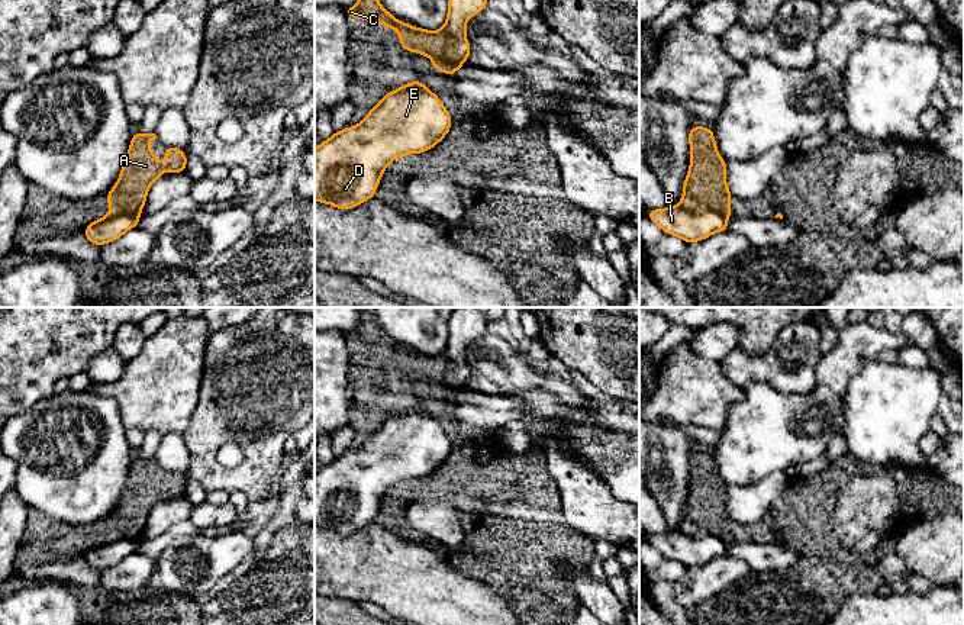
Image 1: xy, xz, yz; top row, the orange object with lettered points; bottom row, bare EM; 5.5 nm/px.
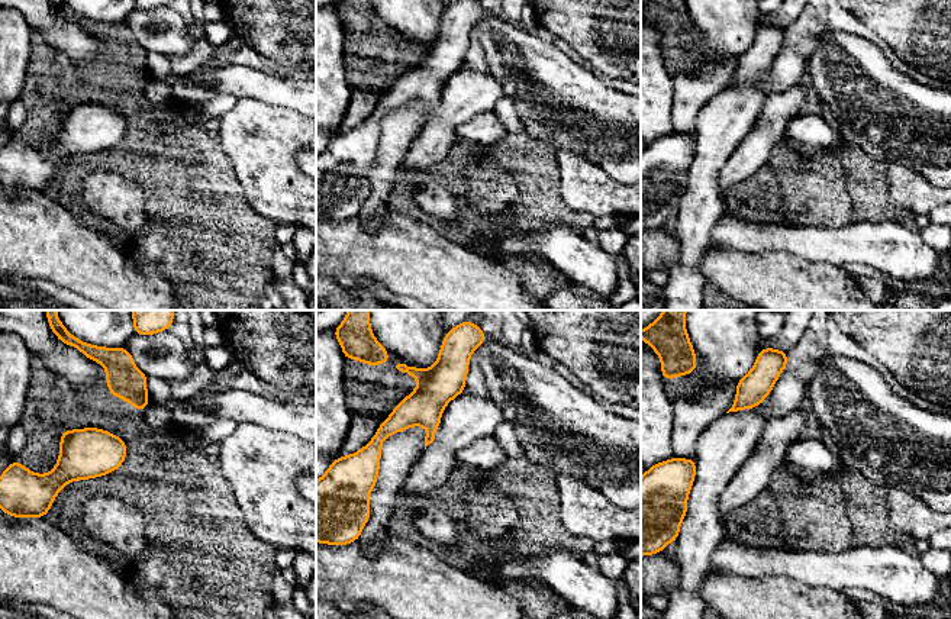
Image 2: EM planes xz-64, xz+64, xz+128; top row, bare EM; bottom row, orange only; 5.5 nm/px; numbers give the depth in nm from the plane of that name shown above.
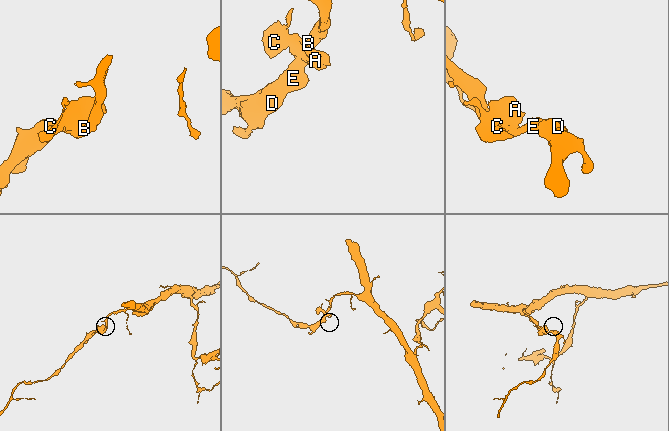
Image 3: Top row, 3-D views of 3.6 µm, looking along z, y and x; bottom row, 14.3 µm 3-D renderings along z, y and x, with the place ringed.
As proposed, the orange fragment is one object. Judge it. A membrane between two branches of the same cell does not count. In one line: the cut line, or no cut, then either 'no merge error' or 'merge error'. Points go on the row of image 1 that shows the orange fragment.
cut yz (677, 206), (686, 210), (716, 210), (725, 218); merge error

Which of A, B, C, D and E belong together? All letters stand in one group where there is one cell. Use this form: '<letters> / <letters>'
A C / B D E

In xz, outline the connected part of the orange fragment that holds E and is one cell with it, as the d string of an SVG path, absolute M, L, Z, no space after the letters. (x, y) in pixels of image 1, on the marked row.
M420 80L388 91L354 128L346 126L315 149L315 200L349 210L375 196L387 165L439 144L451 129L451 115Z

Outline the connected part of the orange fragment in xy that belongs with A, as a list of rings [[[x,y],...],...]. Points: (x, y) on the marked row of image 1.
[[[136,131],[130,138],[129,151],[117,183],[104,197],[112,212],[139,215],[144,210],[151,184],[162,177],[162,173],[175,174],[187,170],[187,155],[184,151],[167,146],[165,168],[162,170],[146,141],[158,139],[155,133]]]

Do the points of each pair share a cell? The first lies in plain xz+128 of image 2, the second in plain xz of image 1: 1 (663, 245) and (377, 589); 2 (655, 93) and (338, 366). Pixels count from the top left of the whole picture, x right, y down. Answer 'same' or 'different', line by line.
1: same
2: same

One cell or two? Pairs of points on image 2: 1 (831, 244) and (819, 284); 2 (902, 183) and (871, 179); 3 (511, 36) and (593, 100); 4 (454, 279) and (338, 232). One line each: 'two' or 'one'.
1: two
2: two
3: one
4: one

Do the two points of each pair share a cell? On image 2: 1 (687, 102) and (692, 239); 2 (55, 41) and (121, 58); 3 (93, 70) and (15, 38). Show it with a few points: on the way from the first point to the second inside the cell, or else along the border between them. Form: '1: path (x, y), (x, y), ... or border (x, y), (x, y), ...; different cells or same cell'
1: border (708, 102), (698, 115), (693, 132); different cells
2: border (108, 47), (106, 52), (97, 58), (71, 63); different cells
3: border (35, 41), (25, 79); different cells

